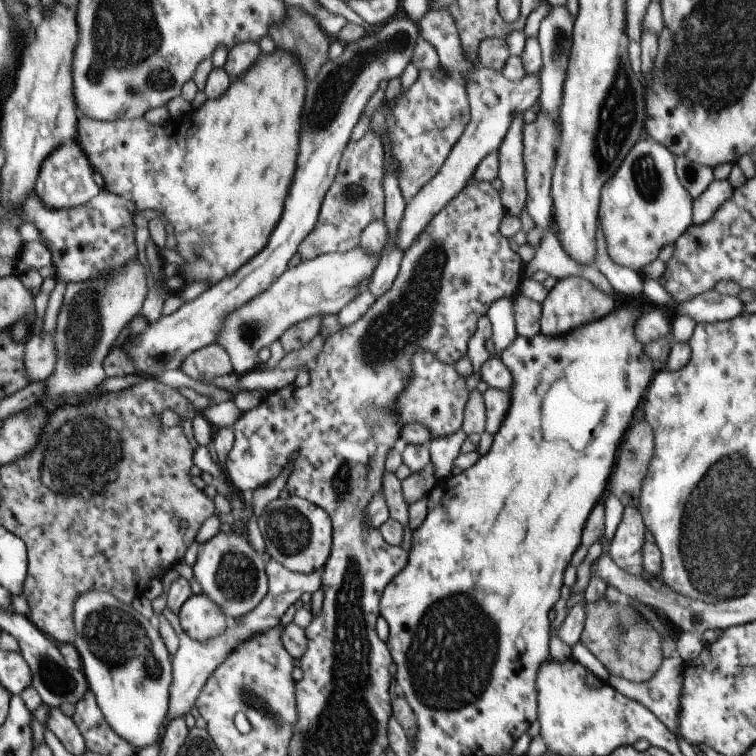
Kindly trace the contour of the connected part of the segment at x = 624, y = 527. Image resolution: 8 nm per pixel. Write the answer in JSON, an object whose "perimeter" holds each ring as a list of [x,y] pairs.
{"perimeter":[[[624,507],[620,522],[607,542],[611,560],[628,575],[639,577],[642,566],[643,522],[636,507]]]}

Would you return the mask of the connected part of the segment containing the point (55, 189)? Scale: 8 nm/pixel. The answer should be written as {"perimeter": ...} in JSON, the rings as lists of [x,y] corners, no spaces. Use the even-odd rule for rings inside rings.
{"perimeter":[[[75,139],[63,141],[41,161],[35,182],[34,192],[48,207],[71,208],[91,200],[101,188],[93,181],[93,168]]]}

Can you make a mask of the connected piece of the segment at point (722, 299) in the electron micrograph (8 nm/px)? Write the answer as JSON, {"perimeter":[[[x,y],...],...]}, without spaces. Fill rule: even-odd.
{"perimeter":[[[715,289],[686,299],[676,314],[686,314],[697,323],[726,321],[742,313],[744,304],[736,296],[719,294]]]}

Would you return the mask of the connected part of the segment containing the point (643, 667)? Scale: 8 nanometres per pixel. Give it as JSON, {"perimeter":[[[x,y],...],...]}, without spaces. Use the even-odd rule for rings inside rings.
{"perimeter":[[[604,596],[596,603],[587,603],[580,641],[608,673],[632,683],[647,682],[663,660],[657,632],[627,604],[625,596],[614,604],[607,604]]]}

